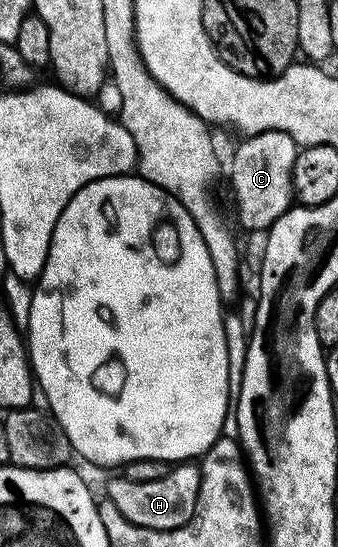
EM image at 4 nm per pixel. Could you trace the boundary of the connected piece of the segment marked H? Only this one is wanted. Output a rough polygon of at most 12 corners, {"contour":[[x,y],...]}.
{"contour":[[200,466],[162,480],[111,480],[107,502],[131,525],[170,531],[191,521]]}

